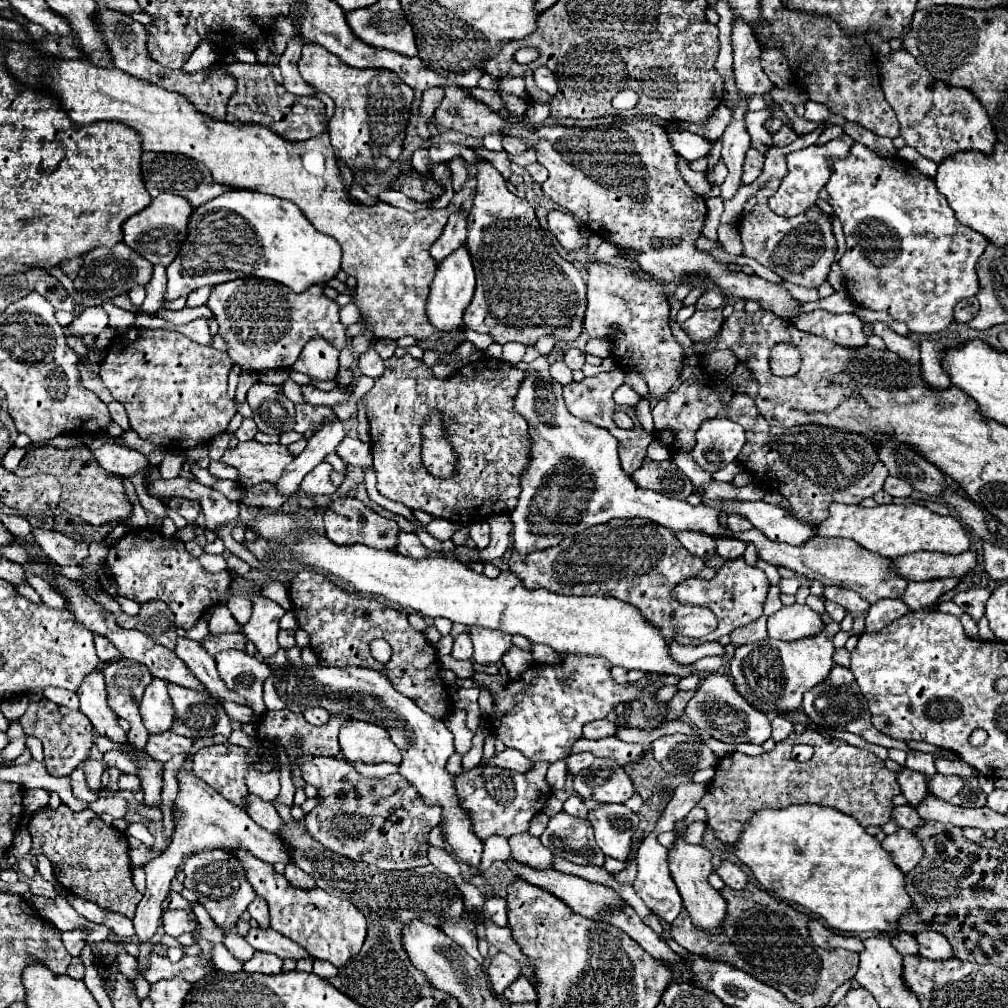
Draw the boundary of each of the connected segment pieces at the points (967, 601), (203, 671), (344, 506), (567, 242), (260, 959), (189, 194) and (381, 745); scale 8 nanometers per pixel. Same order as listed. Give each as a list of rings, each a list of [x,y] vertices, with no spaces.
[[[965,589],[965,591],[959,591],[953,601],[965,611],[969,613],[975,621],[979,621],[983,617],[983,611],[985,611],[985,601],[989,599],[991,591],[989,589]]]
[[[178,637],[175,653],[185,661],[185,665],[193,671],[193,675],[205,685],[205,689],[211,695],[217,695],[221,699],[235,699],[235,701],[247,703],[225,687],[225,683],[221,681],[221,677],[217,673],[215,659],[207,653],[207,649],[203,647],[201,641],[195,641],[195,639],[189,639],[189,637]]]
[[[339,497],[333,499],[331,505],[325,511],[325,533],[331,541],[335,543],[365,543],[369,547],[379,547],[379,549],[393,549],[395,545],[395,535],[399,533],[399,525],[393,519],[377,515],[373,509],[363,505],[355,497]]]
[[[549,211],[547,213],[547,225],[549,225],[549,231],[557,237],[557,241],[567,249],[579,249],[585,245],[585,239],[579,235],[579,225],[577,221],[573,219],[573,215],[565,213],[565,211]]]
[[[255,953],[253,959],[249,959],[243,969],[247,973],[265,973],[265,975],[277,975],[283,967],[283,961],[275,955],[267,955],[267,953]]]
[[[143,153],[143,155],[141,155],[141,173],[143,173],[143,183],[145,183],[145,187],[147,187],[147,191],[149,191],[151,197],[157,197],[159,193],[165,191],[165,193],[173,193],[173,195],[179,195],[179,197],[187,199],[193,207],[199,207],[199,205],[203,205],[205,201],[209,201],[209,199],[221,195],[223,191],[229,191],[229,187],[225,189],[225,187],[219,185],[219,183],[209,183],[209,171],[207,171],[207,167],[203,167],[201,163],[197,163],[197,161],[189,159],[189,157],[183,157],[183,155],[171,155],[171,153]]]
[[[347,721],[339,733],[343,757],[351,763],[401,763],[401,751],[383,727],[365,721]]]

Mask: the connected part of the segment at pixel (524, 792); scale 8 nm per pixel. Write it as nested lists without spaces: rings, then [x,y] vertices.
[[[537,761],[529,771],[517,773],[511,769],[499,769],[499,767],[473,767],[471,771],[465,771],[457,775],[455,789],[461,799],[461,807],[471,811],[473,819],[473,831],[485,841],[491,835],[511,837],[517,833],[523,833],[529,829],[529,821],[543,811],[551,787],[545,779],[549,769],[547,761]]]

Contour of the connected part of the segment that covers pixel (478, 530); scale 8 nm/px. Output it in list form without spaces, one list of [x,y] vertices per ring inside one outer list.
[[[477,521],[471,525],[471,539],[475,541],[477,549],[485,549],[489,545],[489,523],[485,521]]]

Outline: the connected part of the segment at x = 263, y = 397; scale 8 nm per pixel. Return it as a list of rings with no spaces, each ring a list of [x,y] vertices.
[[[255,383],[247,391],[247,403],[255,413],[259,431],[269,435],[281,435],[295,427],[295,405],[283,395],[279,385]]]

